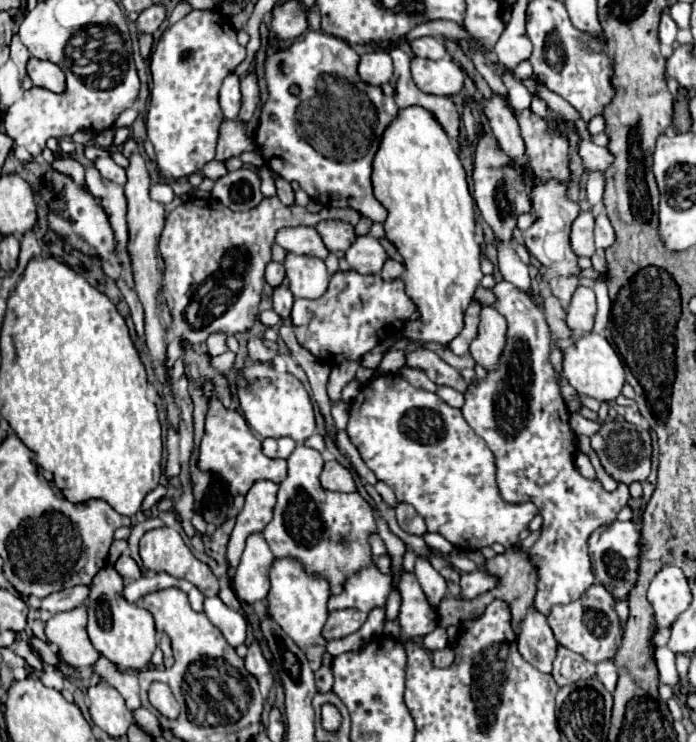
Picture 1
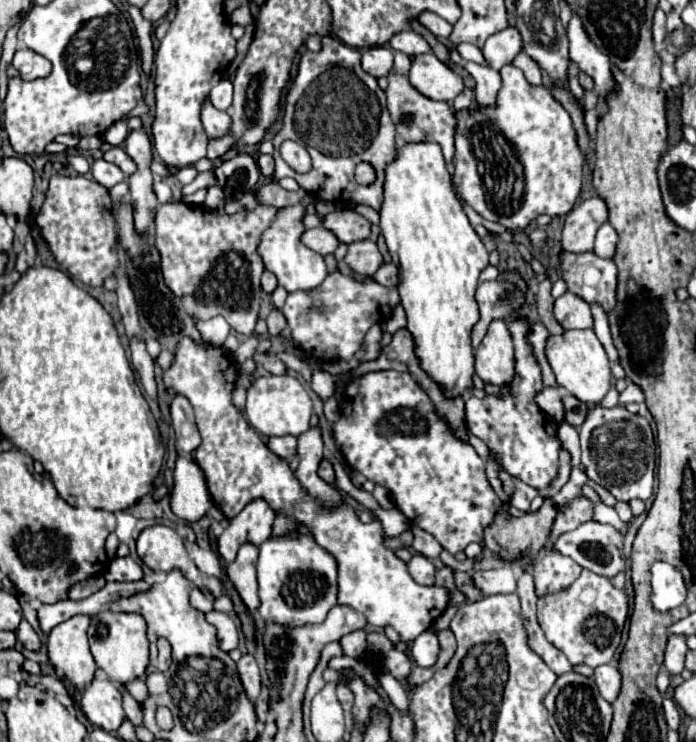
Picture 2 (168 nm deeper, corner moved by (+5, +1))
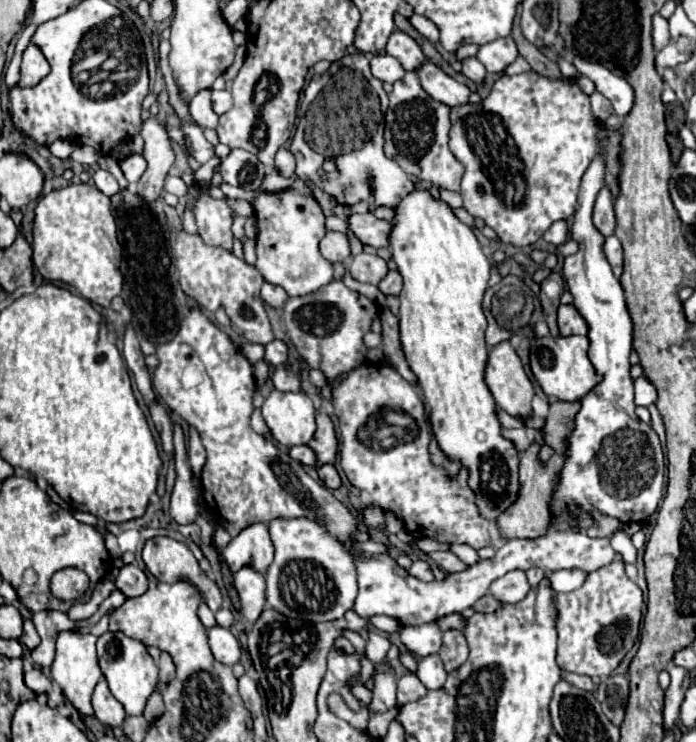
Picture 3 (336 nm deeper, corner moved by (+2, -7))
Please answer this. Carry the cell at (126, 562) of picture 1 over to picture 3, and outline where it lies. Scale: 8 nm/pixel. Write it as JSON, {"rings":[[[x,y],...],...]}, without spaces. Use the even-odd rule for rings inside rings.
{"rings":[[[132,563],[132,565],[124,565],[116,577],[116,587],[126,595],[126,597],[138,597],[142,593],[146,593],[148,589],[148,579],[144,575],[144,571]]]}

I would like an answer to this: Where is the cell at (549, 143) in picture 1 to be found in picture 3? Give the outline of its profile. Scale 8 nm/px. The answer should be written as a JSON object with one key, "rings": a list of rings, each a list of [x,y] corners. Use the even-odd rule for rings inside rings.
{"rings":[[[538,73],[502,75],[490,95],[474,105],[460,105],[450,129],[450,151],[464,165],[462,199],[464,209],[490,225],[500,241],[516,247],[532,245],[558,219],[568,219],[576,211],[576,197],[582,175],[598,153],[596,125],[590,111],[590,97],[576,83],[550,81]]]}

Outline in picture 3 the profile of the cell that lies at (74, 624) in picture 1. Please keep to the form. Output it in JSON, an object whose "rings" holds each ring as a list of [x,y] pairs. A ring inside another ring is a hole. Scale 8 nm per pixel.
{"rings":[[[62,631],[56,641],[56,659],[50,667],[52,679],[60,685],[68,701],[82,713],[82,715],[92,715],[92,705],[90,697],[96,687],[96,683],[102,677],[102,671],[98,667],[96,659],[96,637],[94,635],[82,635],[80,631]]]}

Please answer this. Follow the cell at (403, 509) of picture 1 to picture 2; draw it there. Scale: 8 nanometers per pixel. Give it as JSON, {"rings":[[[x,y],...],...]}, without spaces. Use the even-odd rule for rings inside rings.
{"rings":[[[411,527],[413,529],[413,533],[415,533],[415,541],[413,541],[413,551],[417,551],[417,553],[421,553],[423,557],[427,557],[427,559],[435,559],[435,557],[439,557],[441,555],[441,551],[443,551],[443,547],[441,547],[441,543],[435,539],[435,537],[431,537],[429,533],[423,533],[423,529],[415,529],[415,527]]]}

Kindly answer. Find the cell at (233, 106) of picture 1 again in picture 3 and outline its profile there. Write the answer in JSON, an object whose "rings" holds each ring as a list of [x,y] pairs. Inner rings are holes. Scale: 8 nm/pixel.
{"rings":[[[226,89],[224,91],[212,91],[212,109],[218,115],[230,111],[232,109],[232,95],[230,95],[230,91],[226,91]]]}

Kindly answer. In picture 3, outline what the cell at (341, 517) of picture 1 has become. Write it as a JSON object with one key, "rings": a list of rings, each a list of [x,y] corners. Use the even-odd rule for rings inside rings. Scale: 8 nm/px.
{"rings":[[[318,413],[316,423],[318,423],[318,429],[316,429],[314,437],[308,441],[308,447],[314,449],[314,453],[316,453],[314,469],[318,469],[326,463],[332,463],[336,457],[336,451],[338,451],[338,441],[336,441],[336,433],[334,433],[334,425],[332,425],[330,417],[324,413]]]}

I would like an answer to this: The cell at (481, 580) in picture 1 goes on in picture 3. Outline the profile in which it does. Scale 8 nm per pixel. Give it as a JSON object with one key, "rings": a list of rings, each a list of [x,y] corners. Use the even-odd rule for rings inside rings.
{"rings":[[[510,571],[490,585],[490,593],[500,603],[518,603],[528,595],[528,591],[530,591],[530,585],[522,571]]]}

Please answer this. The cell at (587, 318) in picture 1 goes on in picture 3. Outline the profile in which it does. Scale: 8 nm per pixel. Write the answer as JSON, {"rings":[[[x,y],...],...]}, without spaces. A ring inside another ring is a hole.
{"rings":[[[560,305],[558,309],[558,327],[560,335],[588,335],[588,325],[584,317],[576,311],[574,305]]]}

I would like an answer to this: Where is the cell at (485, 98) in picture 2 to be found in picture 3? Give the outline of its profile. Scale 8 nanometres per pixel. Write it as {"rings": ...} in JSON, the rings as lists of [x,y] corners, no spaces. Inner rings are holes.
{"rings":[[[470,57],[470,59],[462,61],[462,73],[468,79],[476,81],[476,85],[484,85],[486,83],[486,69],[484,69],[484,65],[476,57]]]}

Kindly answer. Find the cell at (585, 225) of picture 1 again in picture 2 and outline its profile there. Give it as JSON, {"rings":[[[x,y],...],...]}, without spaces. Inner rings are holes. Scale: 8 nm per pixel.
{"rings":[[[601,197],[581,201],[567,213],[563,227],[563,249],[571,253],[585,253],[593,249],[597,229],[607,221],[607,205]]]}

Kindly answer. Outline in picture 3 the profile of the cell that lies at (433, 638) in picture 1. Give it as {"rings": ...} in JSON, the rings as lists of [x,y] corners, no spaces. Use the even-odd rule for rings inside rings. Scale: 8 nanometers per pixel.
{"rings":[[[438,653],[426,655],[418,659],[418,679],[426,685],[426,689],[440,689],[446,681],[446,669],[442,665],[442,659]]]}

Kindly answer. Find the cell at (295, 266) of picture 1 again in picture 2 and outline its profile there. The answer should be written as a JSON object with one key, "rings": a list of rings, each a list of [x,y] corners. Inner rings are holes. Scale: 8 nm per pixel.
{"rings":[[[301,203],[291,205],[291,207],[281,207],[277,211],[275,219],[271,221],[271,225],[263,231],[261,243],[257,247],[257,253],[261,255],[265,269],[271,271],[277,277],[279,285],[285,287],[287,291],[315,289],[327,277],[327,267],[325,267],[323,257],[301,243],[301,235],[305,233],[303,217],[305,217],[305,205],[301,205]]]}

